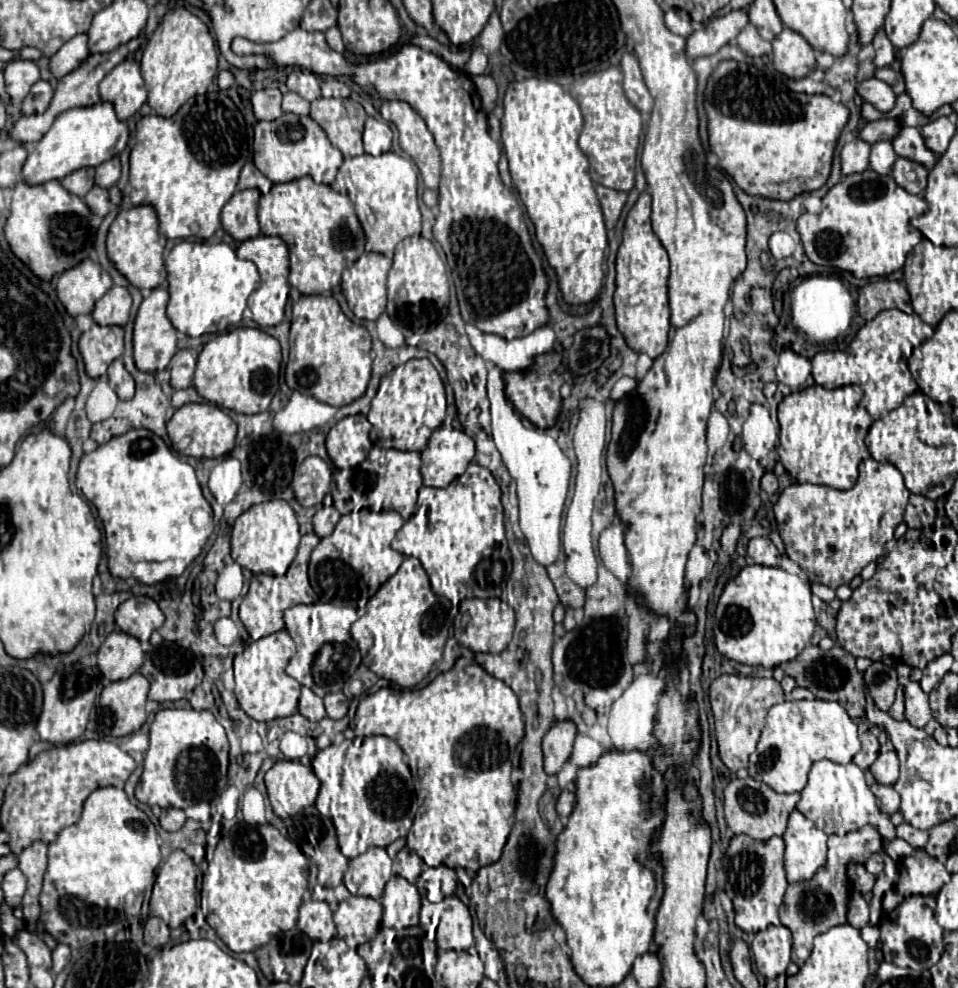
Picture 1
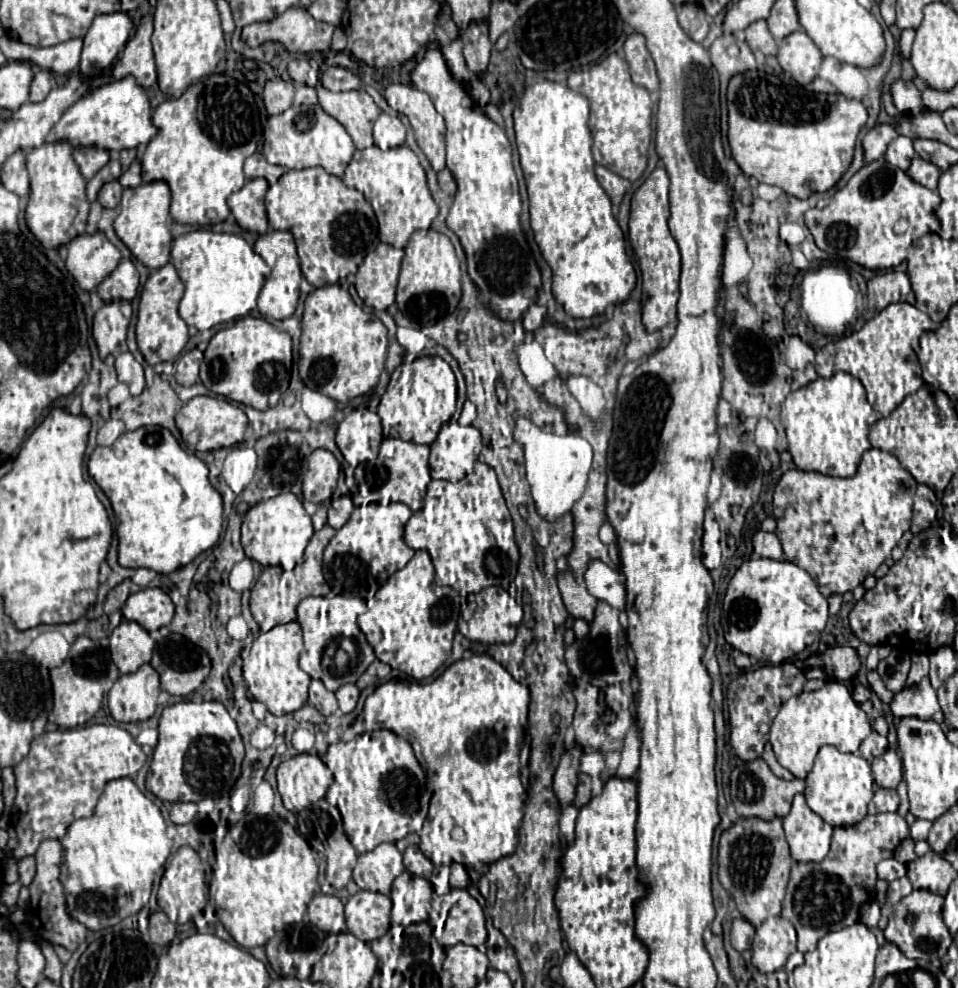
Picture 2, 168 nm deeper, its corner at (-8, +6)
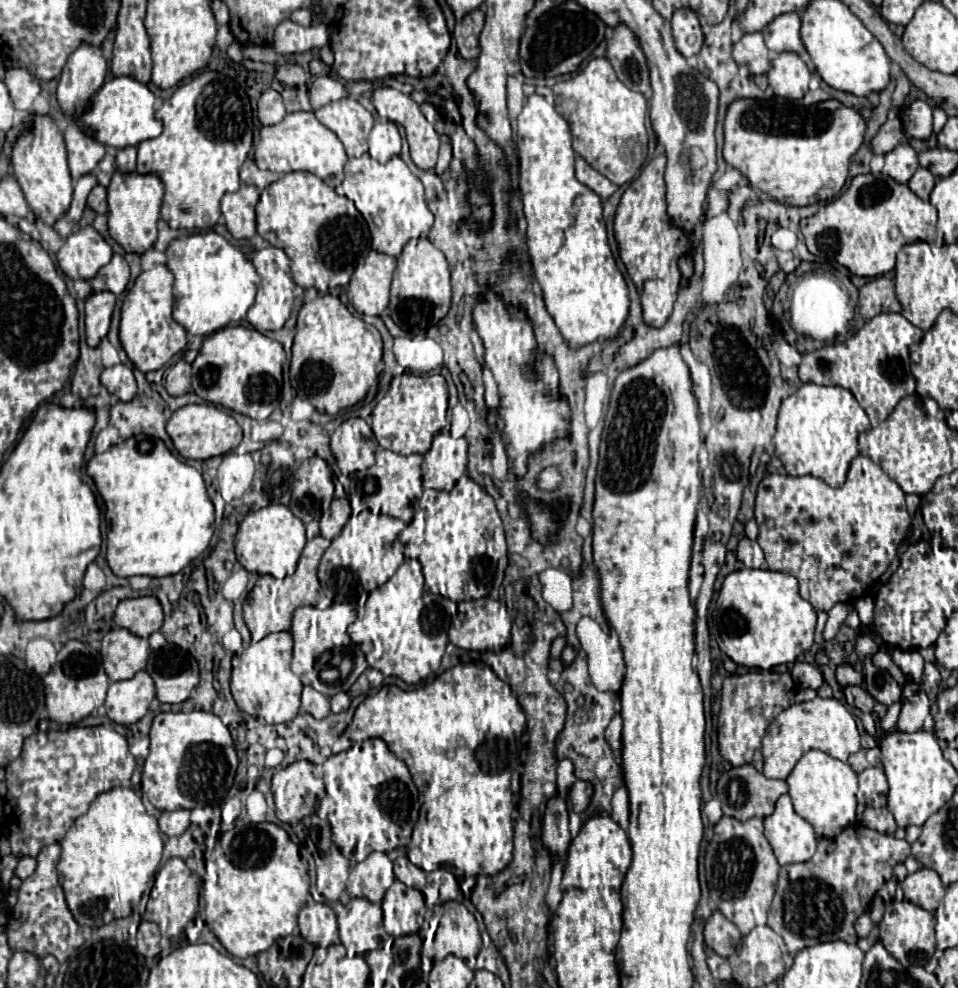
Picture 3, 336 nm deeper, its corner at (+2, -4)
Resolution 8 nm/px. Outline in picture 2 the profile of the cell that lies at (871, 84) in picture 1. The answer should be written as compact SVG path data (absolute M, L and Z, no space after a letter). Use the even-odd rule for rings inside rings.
M898 80L892 84L892 98L896 108L902 114L912 112L912 116L920 114L924 110L922 104L922 92L914 86L914 82L906 82L906 80Z

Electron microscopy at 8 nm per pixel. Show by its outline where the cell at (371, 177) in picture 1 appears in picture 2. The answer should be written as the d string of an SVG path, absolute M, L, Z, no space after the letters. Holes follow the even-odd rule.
M406 144L392 150L380 150L378 146L356 150L342 182L364 194L366 202L370 202L376 212L380 240L396 248L404 248L412 232L422 228L428 230L438 216L438 206L428 190L426 172L420 166L418 156Z

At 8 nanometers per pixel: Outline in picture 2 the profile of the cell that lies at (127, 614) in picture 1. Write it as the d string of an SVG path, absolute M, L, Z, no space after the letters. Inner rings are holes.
M144 588L140 592L130 594L122 607L122 615L126 620L140 622L148 632L168 626L174 616L174 604L170 596L160 588Z

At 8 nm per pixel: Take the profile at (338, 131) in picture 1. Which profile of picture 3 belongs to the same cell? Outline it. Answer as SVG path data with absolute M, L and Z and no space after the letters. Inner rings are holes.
M342 98L318 108L314 114L340 138L350 158L368 152L366 138L374 124L374 118L358 100Z

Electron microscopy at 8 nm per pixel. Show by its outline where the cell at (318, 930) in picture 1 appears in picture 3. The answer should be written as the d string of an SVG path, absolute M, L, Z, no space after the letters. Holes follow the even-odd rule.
M306 904L298 914L298 928L302 938L314 946L326 948L340 942L336 914L328 904Z

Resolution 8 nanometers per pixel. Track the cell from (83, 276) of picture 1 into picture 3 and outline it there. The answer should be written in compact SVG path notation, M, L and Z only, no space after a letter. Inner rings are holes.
M82 228L68 236L58 250L58 266L70 280L92 280L102 264L112 258L112 248L94 228Z

